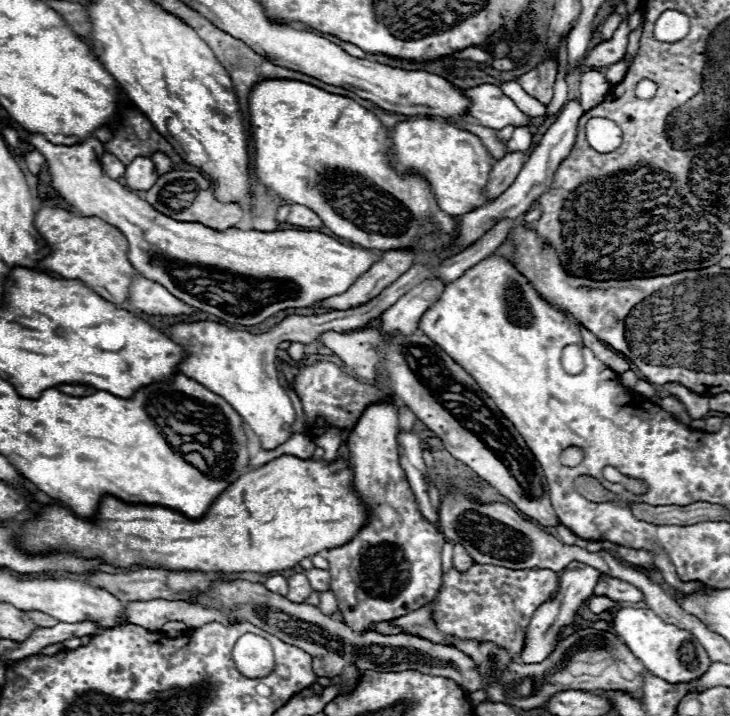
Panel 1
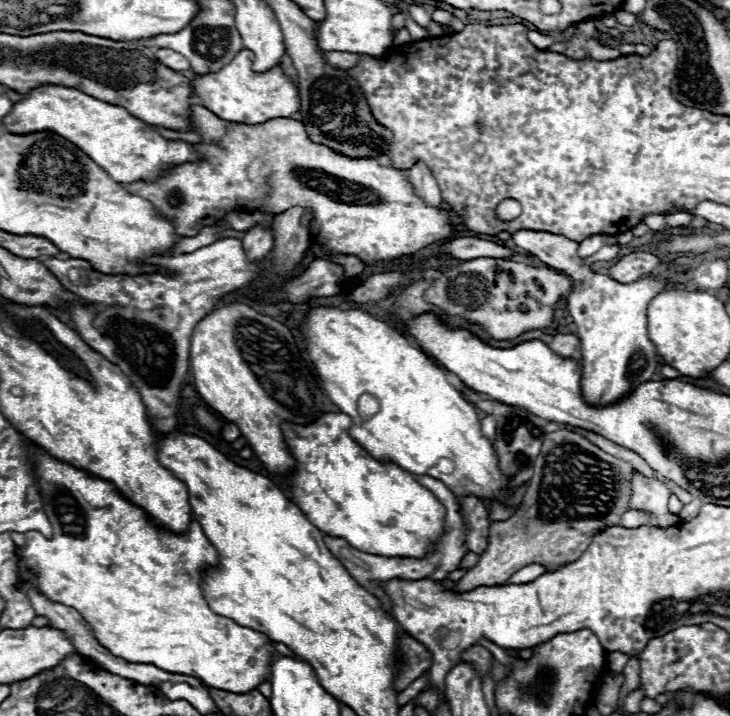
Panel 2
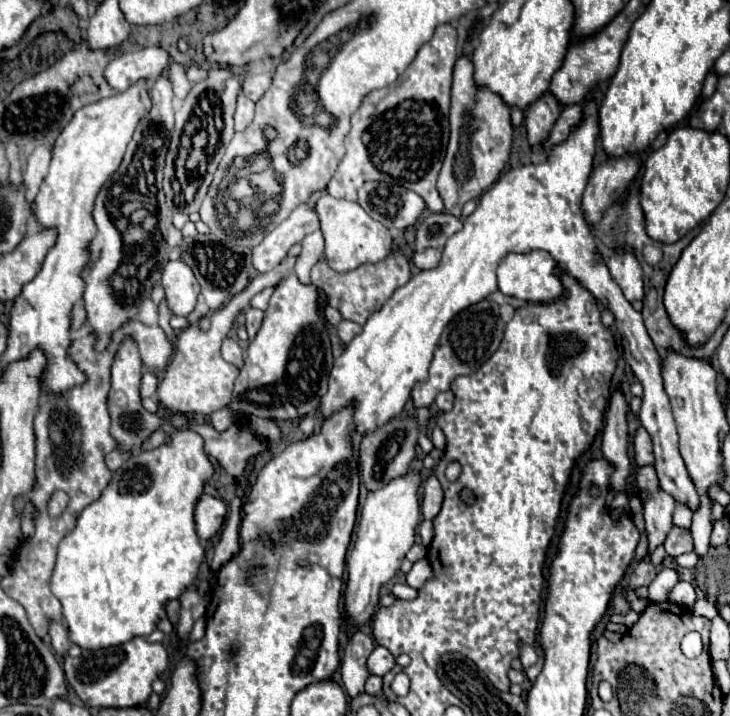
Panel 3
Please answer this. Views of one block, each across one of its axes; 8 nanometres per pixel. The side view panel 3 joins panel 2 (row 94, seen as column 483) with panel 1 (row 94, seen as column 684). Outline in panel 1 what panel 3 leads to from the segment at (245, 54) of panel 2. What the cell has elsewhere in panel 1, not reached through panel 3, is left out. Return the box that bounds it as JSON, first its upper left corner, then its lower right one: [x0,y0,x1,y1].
[464,84,530,130]

